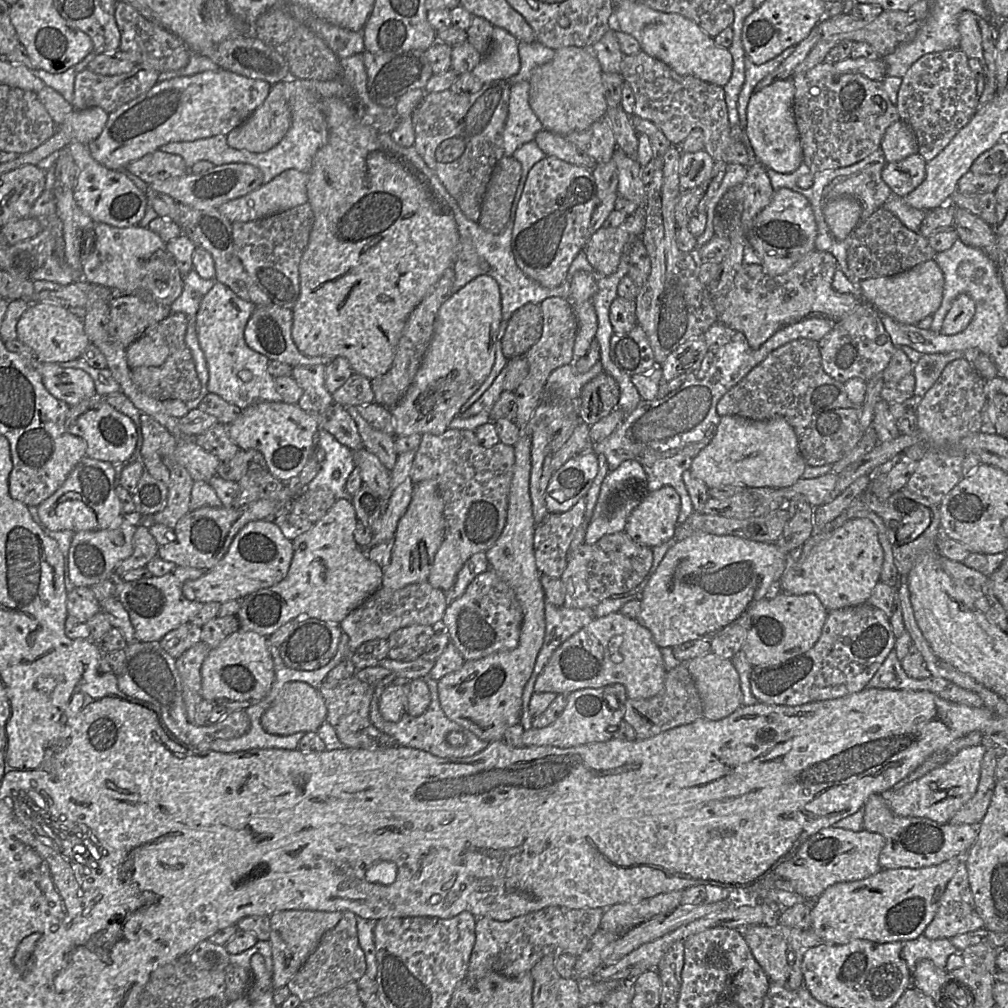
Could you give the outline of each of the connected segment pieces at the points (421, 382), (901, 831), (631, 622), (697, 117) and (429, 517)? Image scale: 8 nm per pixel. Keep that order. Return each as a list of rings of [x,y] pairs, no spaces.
[[[480,275],[467,283],[442,304],[436,316],[432,340],[423,357],[413,382],[405,395],[389,408],[395,435],[443,434],[461,410],[463,404],[480,388],[491,372],[495,361],[495,343],[502,321],[499,285],[487,276]]]
[[[880,794],[870,795],[863,809],[864,829],[885,838],[885,846],[879,856],[881,869],[918,869],[938,865],[954,857],[964,858],[978,836],[978,825],[940,824],[929,818],[896,815]]]
[[[618,611],[595,618],[565,641],[538,675],[534,692],[568,695],[583,688],[622,684],[628,698],[647,699],[663,689],[666,673],[661,650],[652,633],[636,619],[625,617]]]
[[[643,51],[625,55],[619,73],[631,87],[635,105],[633,113],[653,122],[673,145],[681,145],[693,129],[702,131],[704,149],[725,164],[741,164],[750,167],[759,163],[756,156],[750,156],[741,140],[731,137],[731,125],[725,101],[724,89],[695,76],[679,75],[661,60]]]
[[[434,479],[423,480],[414,487],[412,500],[394,534],[391,560],[383,572],[381,587],[401,589],[427,581],[436,552],[445,535],[444,504]]]

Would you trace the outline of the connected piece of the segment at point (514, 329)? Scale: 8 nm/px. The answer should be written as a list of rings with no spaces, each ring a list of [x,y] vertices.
[[[529,302],[517,309],[507,322],[501,339],[502,352],[511,360],[523,356],[541,337],[543,316],[540,305]]]

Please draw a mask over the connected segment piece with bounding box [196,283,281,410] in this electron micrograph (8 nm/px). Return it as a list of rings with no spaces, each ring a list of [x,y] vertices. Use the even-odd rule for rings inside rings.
[[[215,283],[211,290],[202,298],[196,315],[196,332],[199,344],[205,355],[209,380],[209,393],[220,396],[242,410],[258,402],[279,402],[281,396],[275,389],[275,378],[268,371],[269,359],[247,346],[244,340],[244,329],[252,316],[256,306],[238,297],[225,285]]]

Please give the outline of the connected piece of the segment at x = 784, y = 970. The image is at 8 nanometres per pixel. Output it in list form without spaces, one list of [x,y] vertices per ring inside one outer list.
[[[752,925],[740,932],[770,982],[777,983],[787,990],[795,990],[803,986],[801,966],[804,954],[808,949],[824,943],[810,928],[797,929],[782,925]]]

